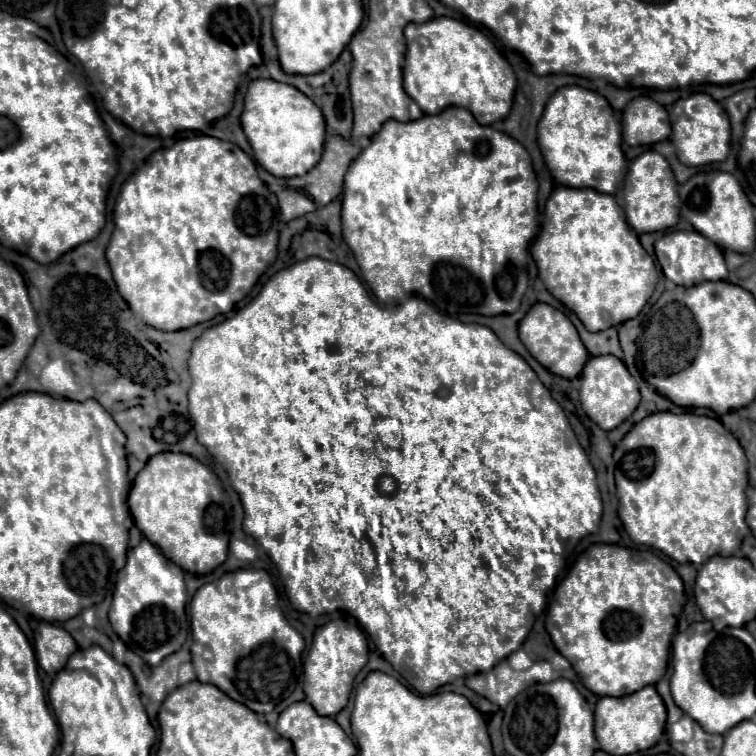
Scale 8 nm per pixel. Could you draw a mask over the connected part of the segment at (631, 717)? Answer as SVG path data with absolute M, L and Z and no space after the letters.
M648 685L632 695L624 697L602 697L594 711L594 731L600 749L610 755L630 755L646 751L658 743L666 725L666 707L658 691Z

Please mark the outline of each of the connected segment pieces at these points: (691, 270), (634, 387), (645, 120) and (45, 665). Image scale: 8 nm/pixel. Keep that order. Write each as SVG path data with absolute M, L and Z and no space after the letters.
M672 231L662 235L656 245L656 259L662 265L662 271L666 279L674 281L676 285L696 285L702 281L720 281L726 279L726 265L722 253L712 245L708 239L704 239L696 231Z
M614 355L590 357L578 379L580 379L580 403L584 413L604 431L616 429L624 419L628 419L634 413L634 409L640 403L638 383L628 373L626 365Z
M636 97L622 113L622 135L632 147L654 145L664 141L672 133L670 117L666 109L650 97Z
M42 621L34 635L34 649L38 665L48 675L54 675L66 667L68 657L78 649L78 645L66 629Z

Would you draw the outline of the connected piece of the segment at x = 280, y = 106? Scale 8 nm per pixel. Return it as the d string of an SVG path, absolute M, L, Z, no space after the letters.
M254 79L248 85L242 111L242 129L254 149L254 159L276 177L308 173L322 157L324 117L310 97L292 85L274 79Z

